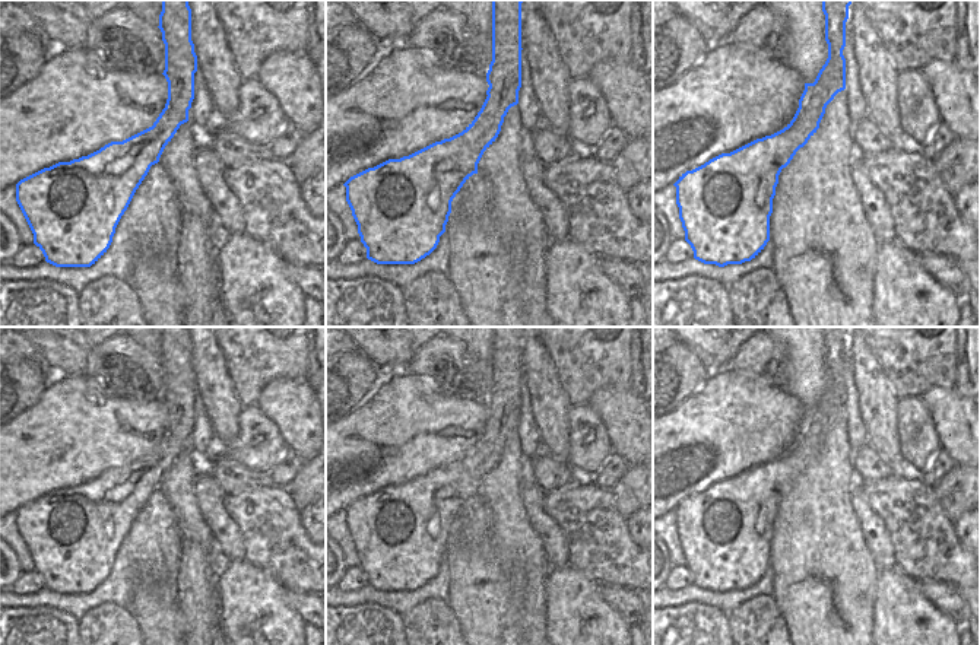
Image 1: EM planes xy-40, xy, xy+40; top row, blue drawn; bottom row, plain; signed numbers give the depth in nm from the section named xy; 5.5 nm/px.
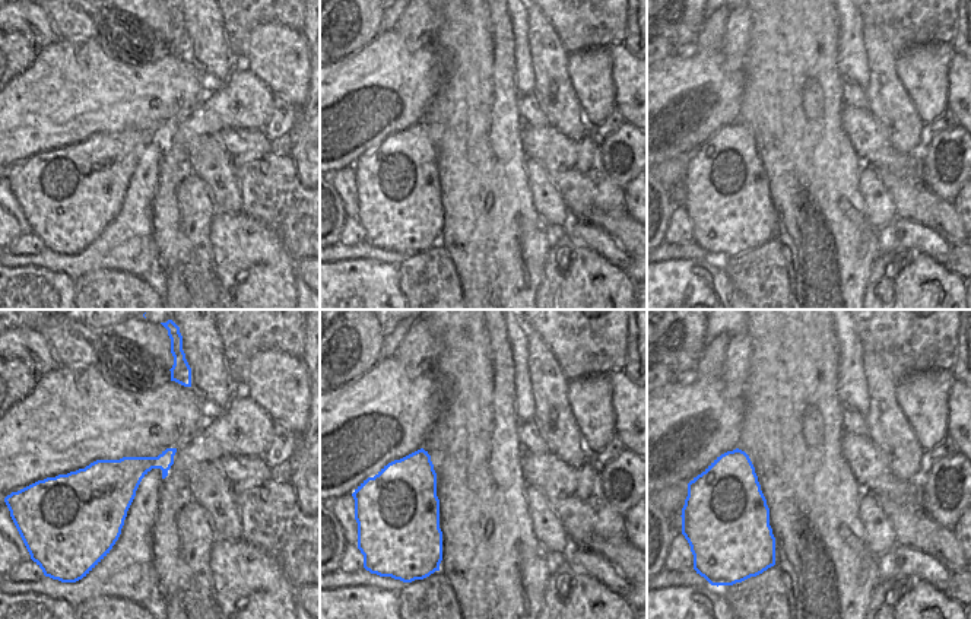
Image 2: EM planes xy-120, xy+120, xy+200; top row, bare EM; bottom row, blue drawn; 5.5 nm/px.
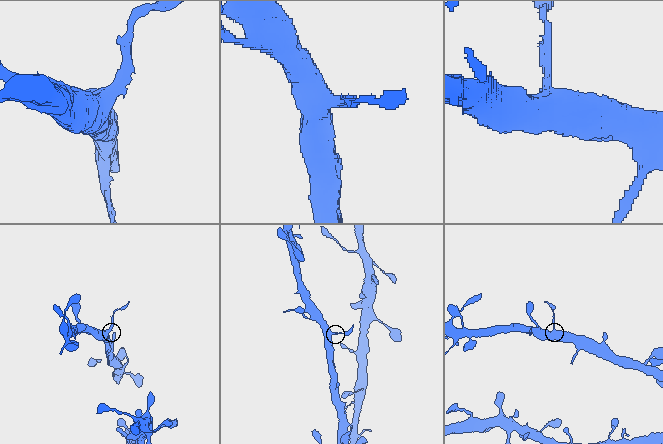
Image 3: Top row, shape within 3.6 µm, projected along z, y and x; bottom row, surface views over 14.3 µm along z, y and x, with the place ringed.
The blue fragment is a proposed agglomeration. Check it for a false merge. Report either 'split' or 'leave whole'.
split

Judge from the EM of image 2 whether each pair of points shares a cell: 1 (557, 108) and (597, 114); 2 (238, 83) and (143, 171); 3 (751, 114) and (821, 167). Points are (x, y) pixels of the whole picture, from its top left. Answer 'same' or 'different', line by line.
1: different
2: different
3: same

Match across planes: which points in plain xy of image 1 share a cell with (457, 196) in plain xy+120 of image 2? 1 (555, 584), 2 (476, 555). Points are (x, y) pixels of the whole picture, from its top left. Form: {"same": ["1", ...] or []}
{"same": ["2"]}

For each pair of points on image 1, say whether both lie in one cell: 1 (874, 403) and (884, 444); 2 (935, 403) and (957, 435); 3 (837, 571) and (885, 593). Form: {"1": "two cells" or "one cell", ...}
{"1": "one cell", "2": "one cell", "3": "two cells"}

